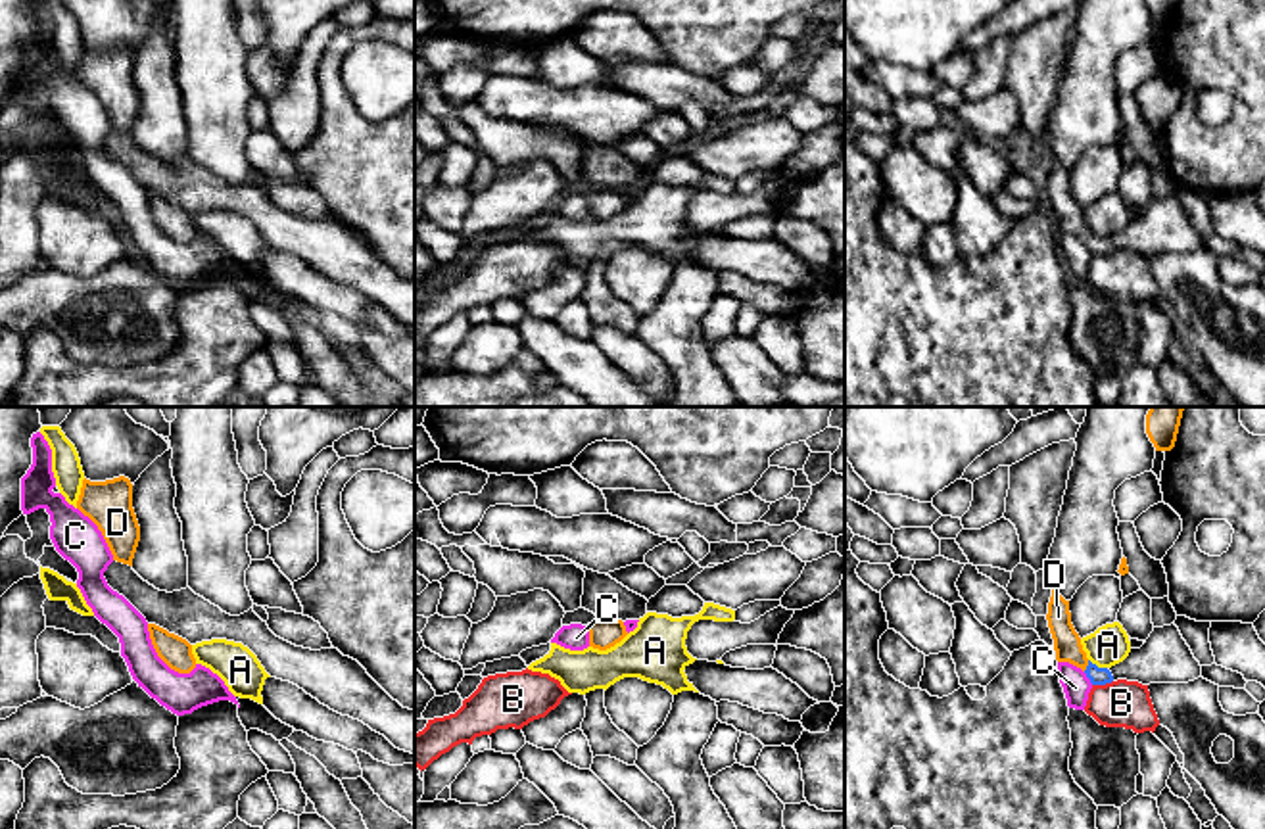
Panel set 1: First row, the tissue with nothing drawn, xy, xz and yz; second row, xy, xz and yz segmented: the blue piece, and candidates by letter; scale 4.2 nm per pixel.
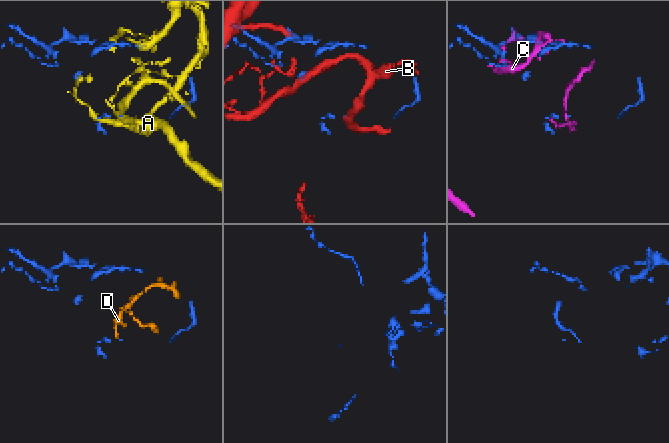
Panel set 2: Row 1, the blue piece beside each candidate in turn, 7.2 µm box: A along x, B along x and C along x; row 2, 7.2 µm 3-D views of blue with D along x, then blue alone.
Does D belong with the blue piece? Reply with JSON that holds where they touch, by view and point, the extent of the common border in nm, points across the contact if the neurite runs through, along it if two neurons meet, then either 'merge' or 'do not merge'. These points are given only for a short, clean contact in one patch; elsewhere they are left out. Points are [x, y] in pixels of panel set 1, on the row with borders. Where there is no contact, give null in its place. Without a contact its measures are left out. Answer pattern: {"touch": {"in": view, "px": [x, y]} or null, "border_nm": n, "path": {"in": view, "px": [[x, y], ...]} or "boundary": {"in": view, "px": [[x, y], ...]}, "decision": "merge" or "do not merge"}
{"touch": {"in": "yz", "px": [1087, 666]}, "border_nm": 50, "boundary": {"in": "yz", "px": [[1089, 661], [1083, 670]]}, "decision": "do not merge"}

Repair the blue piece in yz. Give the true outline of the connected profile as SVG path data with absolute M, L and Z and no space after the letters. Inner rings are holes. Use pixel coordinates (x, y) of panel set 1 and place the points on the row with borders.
M1175 624L1154 628L1140 649L1111 666L1098 668L1088 660L1085 670L1092 685L1106 685L1117 679L1150 683L1188 683L1202 677L1202 666L1182 639Z

